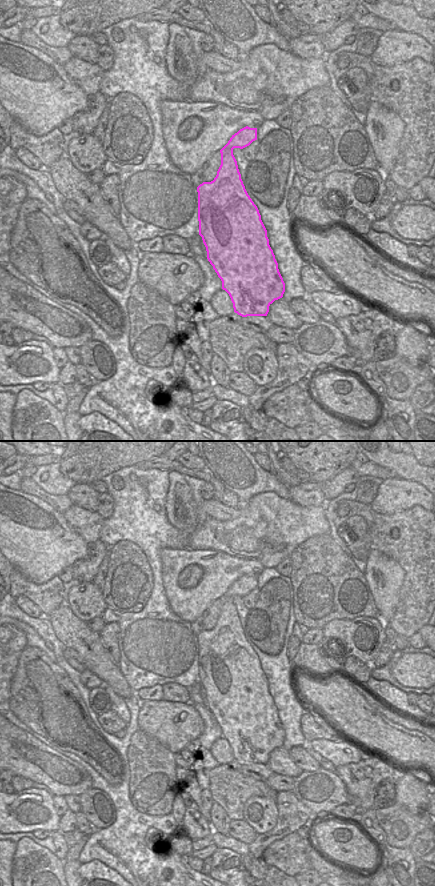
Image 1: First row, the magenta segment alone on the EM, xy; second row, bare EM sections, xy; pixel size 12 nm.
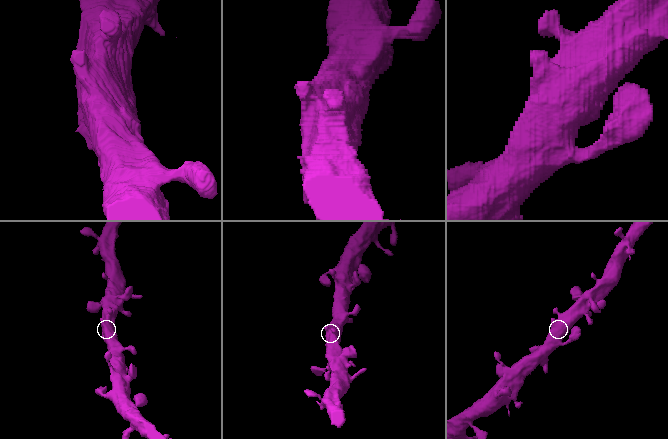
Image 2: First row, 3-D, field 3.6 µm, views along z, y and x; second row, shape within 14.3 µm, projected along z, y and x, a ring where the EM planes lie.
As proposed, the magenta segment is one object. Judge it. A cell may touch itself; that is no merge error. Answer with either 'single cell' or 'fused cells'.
single cell

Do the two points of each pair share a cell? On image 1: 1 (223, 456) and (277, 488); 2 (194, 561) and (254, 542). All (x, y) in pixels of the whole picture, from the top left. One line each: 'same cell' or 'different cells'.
1: same cell
2: different cells

